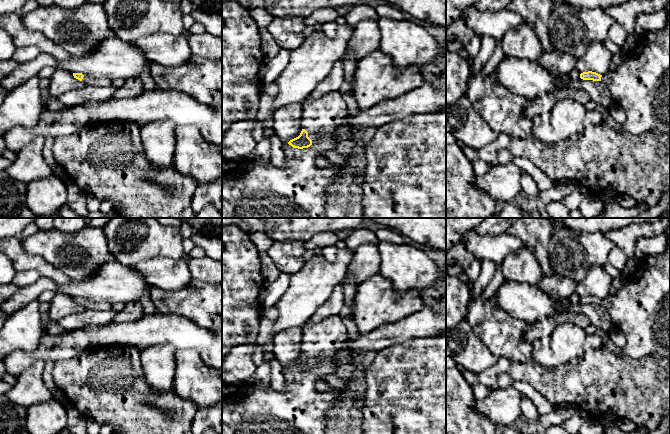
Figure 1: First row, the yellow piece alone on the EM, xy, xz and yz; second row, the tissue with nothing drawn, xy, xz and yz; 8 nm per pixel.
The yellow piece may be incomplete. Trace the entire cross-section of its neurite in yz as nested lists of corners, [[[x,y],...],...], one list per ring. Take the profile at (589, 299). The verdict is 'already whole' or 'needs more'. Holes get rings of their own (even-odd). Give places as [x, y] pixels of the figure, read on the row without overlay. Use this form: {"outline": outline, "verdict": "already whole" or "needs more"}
{"outline": [[[670,242],[662,253],[638,261],[636,271],[619,291],[611,292],[604,299],[583,296],[580,302],[601,305],[607,310],[614,328],[620,329],[626,337],[623,348],[626,356],[640,359],[657,355],[670,359]]], "verdict": "needs more"}

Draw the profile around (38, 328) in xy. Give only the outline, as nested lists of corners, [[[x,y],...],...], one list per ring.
[[[32,301],[7,317],[0,328],[0,361],[16,350],[33,352],[40,346],[45,330],[41,324],[40,303]]]

